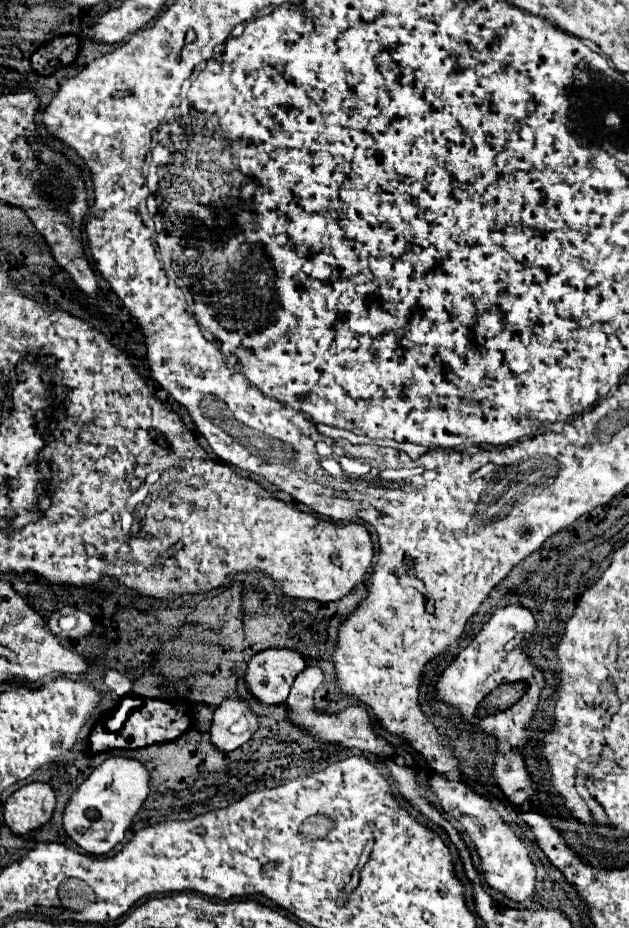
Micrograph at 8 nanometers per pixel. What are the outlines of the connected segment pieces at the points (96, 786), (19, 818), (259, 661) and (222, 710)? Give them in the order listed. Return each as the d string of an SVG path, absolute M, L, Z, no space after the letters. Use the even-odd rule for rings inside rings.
M111 756L73 792L63 812L63 828L67 836L93 856L105 856L123 842L135 814L149 794L149 774L141 762Z
M33 782L15 790L5 804L5 824L15 836L25 836L47 824L55 812L55 792L49 784Z
M269 648L255 654L247 664L245 686L261 706L273 706L287 698L295 676L303 670L303 654L295 650Z
M223 700L211 720L211 744L219 752L231 752L245 744L257 728L259 720L247 702Z

